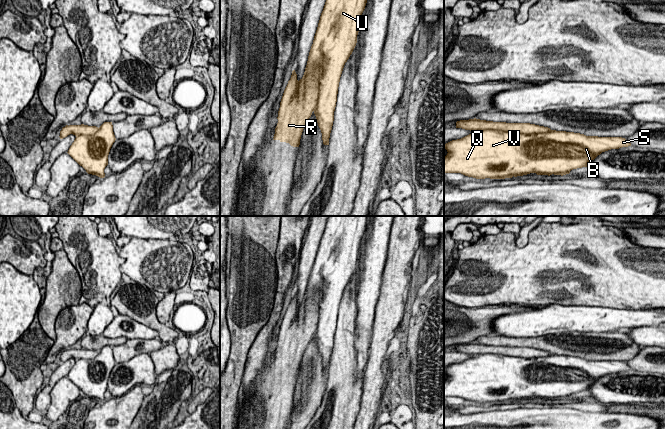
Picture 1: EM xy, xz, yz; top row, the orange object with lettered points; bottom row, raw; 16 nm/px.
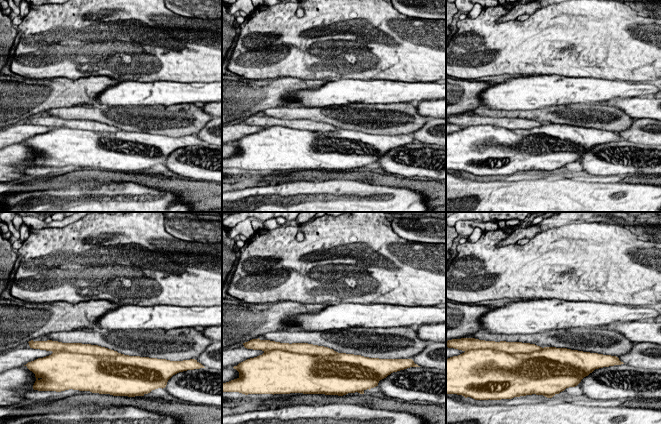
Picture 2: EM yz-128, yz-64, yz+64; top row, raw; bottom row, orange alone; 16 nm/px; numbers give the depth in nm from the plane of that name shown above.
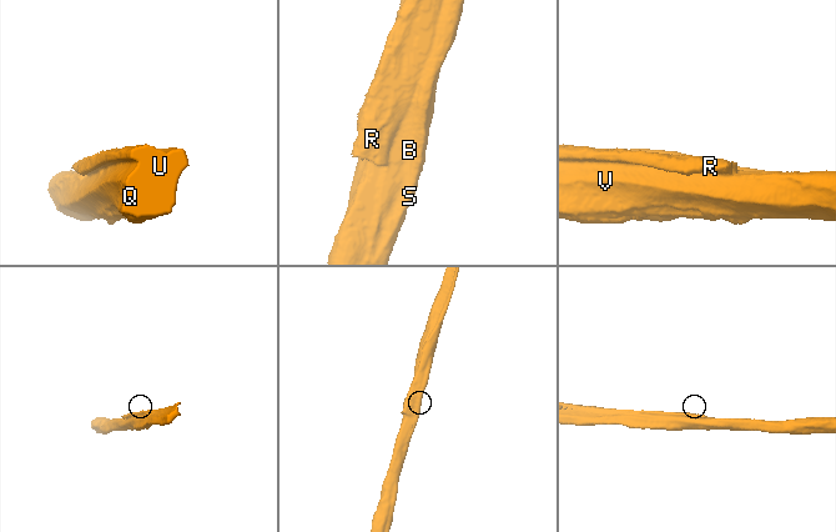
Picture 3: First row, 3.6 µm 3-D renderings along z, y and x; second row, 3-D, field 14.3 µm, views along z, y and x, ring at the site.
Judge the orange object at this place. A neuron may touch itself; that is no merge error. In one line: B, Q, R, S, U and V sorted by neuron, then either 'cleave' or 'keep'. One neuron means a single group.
B Q S U V / R; cleave

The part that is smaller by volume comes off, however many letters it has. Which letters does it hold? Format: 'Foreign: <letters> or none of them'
Foreign: R

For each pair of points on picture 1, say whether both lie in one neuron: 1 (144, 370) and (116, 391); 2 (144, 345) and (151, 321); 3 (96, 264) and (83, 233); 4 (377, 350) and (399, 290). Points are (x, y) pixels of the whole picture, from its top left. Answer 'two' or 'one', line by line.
1: one
2: two
3: one
4: one

